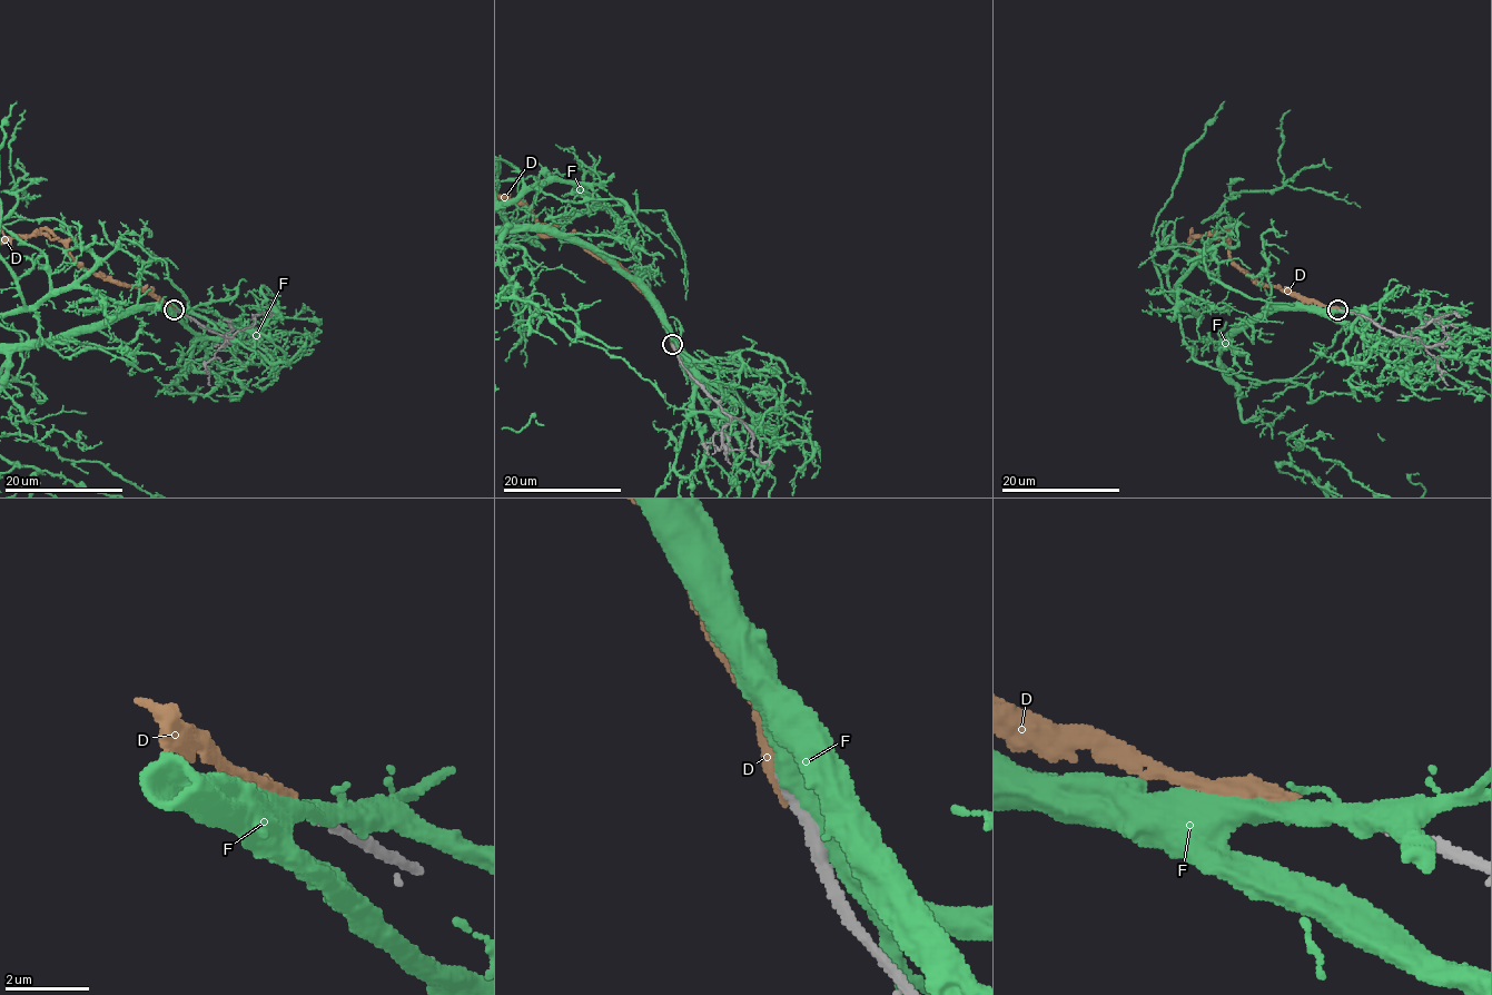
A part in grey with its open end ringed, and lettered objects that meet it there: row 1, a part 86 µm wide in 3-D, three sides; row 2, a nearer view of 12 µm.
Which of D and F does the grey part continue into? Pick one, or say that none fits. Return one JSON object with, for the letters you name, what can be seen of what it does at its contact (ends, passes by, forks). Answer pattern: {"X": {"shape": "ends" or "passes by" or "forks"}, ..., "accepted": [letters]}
{"accepted": []}

